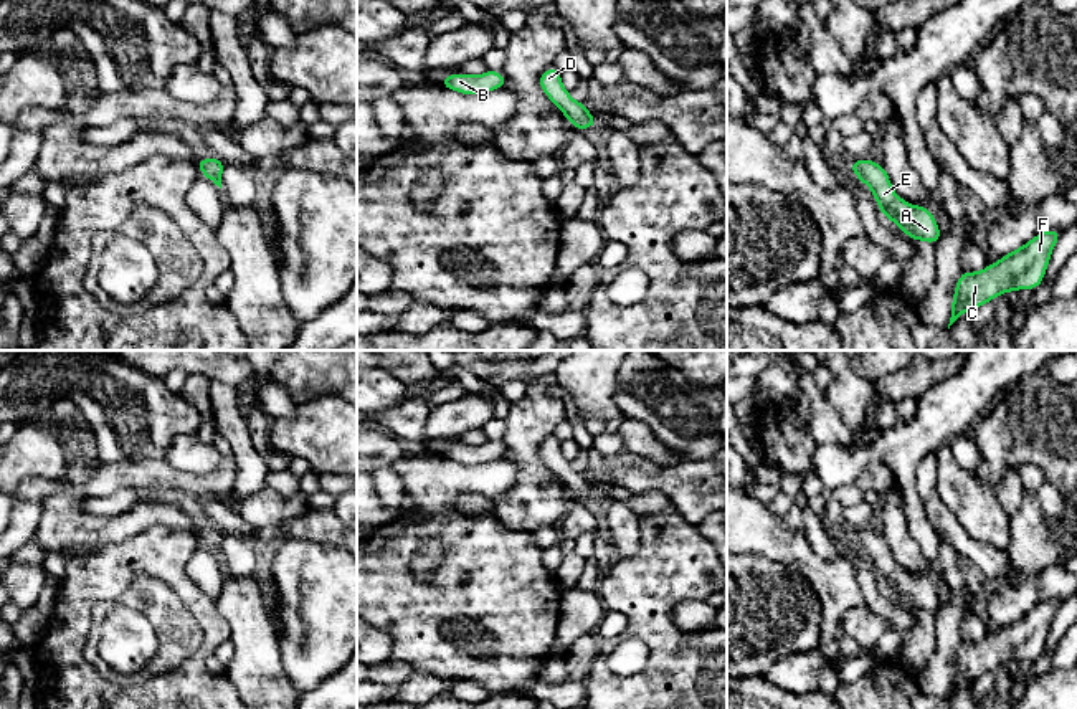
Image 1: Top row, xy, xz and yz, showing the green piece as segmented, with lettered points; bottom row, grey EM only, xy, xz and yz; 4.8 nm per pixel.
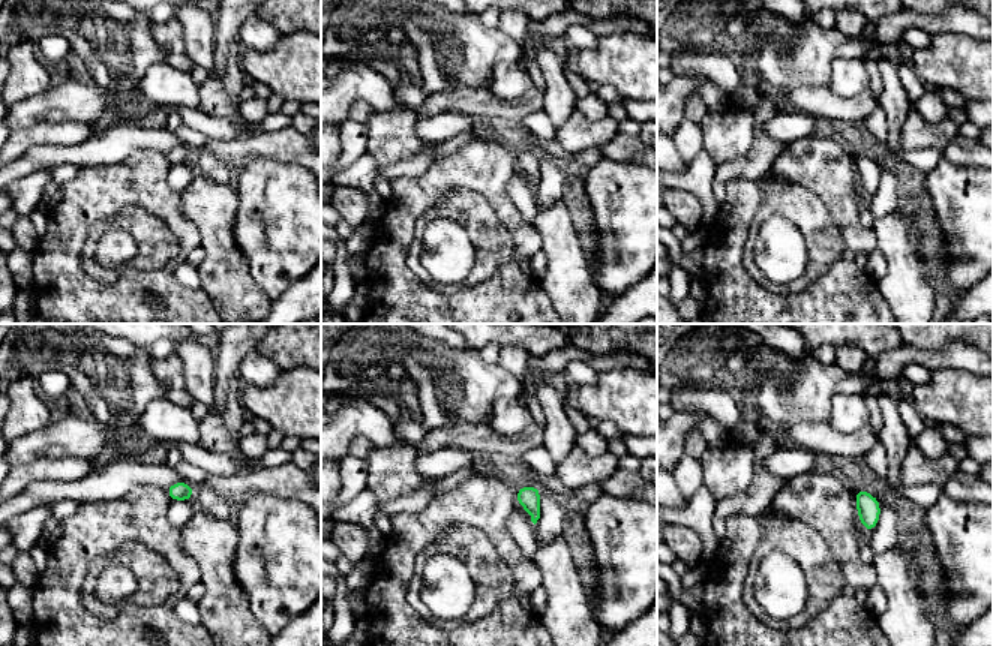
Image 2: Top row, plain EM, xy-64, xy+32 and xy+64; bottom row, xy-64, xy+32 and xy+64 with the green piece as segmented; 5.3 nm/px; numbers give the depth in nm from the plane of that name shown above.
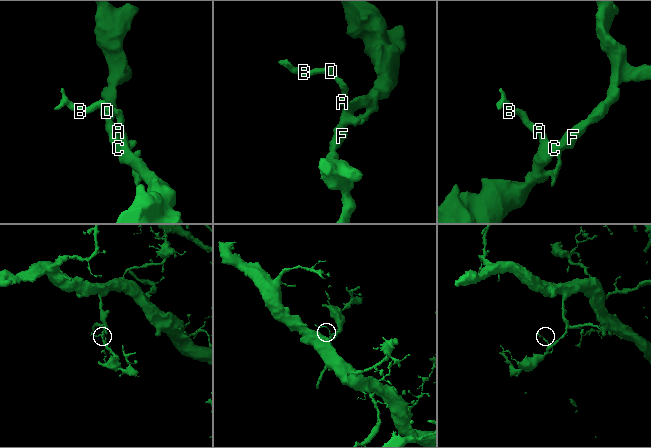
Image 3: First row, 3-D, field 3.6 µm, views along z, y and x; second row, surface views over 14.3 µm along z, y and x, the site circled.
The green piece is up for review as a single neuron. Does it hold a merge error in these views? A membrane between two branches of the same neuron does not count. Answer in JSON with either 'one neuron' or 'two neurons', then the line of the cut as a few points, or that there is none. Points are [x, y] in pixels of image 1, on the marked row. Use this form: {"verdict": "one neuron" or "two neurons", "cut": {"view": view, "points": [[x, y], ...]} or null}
{"verdict": "one neuron", "cut": null}

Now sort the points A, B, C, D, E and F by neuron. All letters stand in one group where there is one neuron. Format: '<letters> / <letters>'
A B C D E F

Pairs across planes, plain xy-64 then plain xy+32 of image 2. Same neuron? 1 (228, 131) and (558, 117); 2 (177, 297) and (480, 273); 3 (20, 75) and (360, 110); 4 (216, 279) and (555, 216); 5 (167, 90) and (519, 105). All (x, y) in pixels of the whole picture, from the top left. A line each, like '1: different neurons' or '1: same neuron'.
1: different neurons
2: different neurons
3: different neurons
4: same neuron
5: different neurons

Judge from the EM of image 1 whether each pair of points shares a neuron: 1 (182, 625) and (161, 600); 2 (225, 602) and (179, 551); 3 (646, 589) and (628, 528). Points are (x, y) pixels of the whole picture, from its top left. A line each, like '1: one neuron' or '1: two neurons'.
1: one neuron
2: two neurons
3: two neurons

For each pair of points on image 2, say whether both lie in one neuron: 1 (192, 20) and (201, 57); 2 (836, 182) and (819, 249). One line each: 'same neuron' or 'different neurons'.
1: same neuron
2: different neurons

